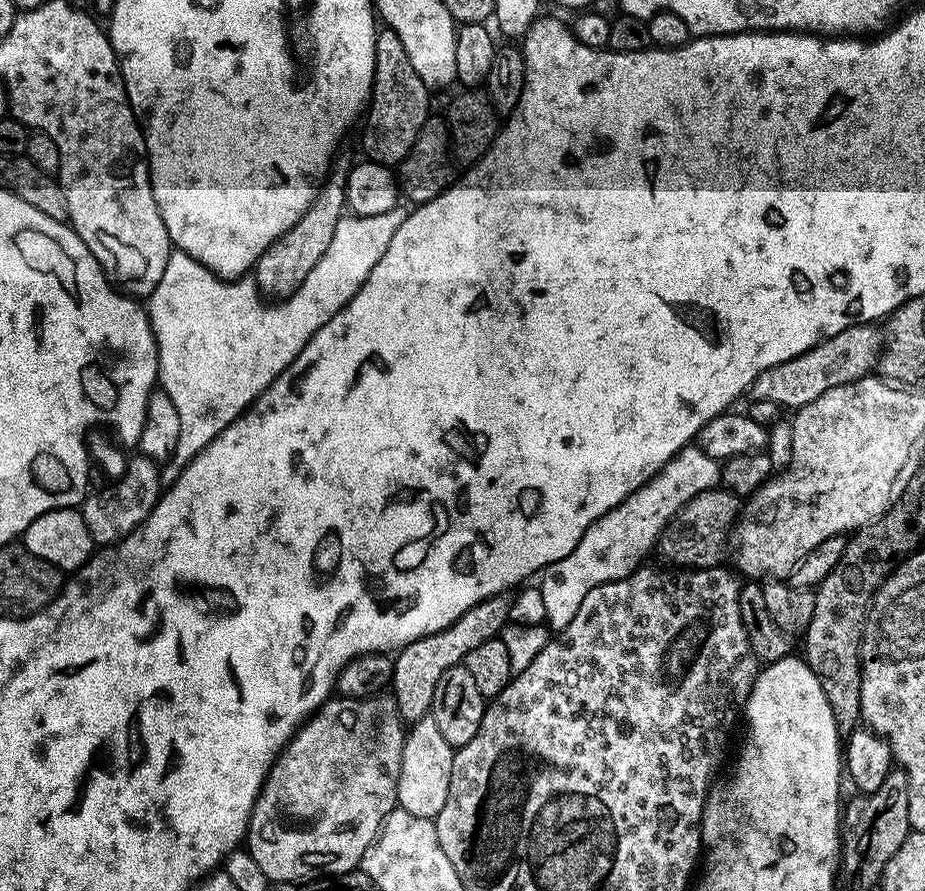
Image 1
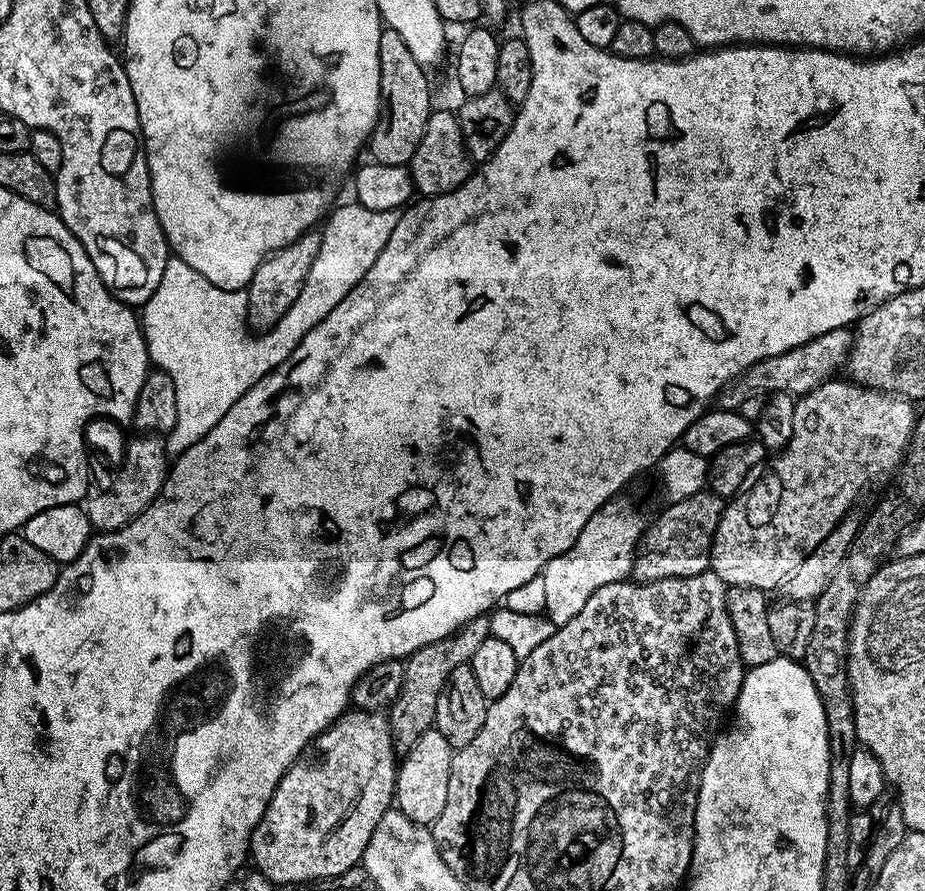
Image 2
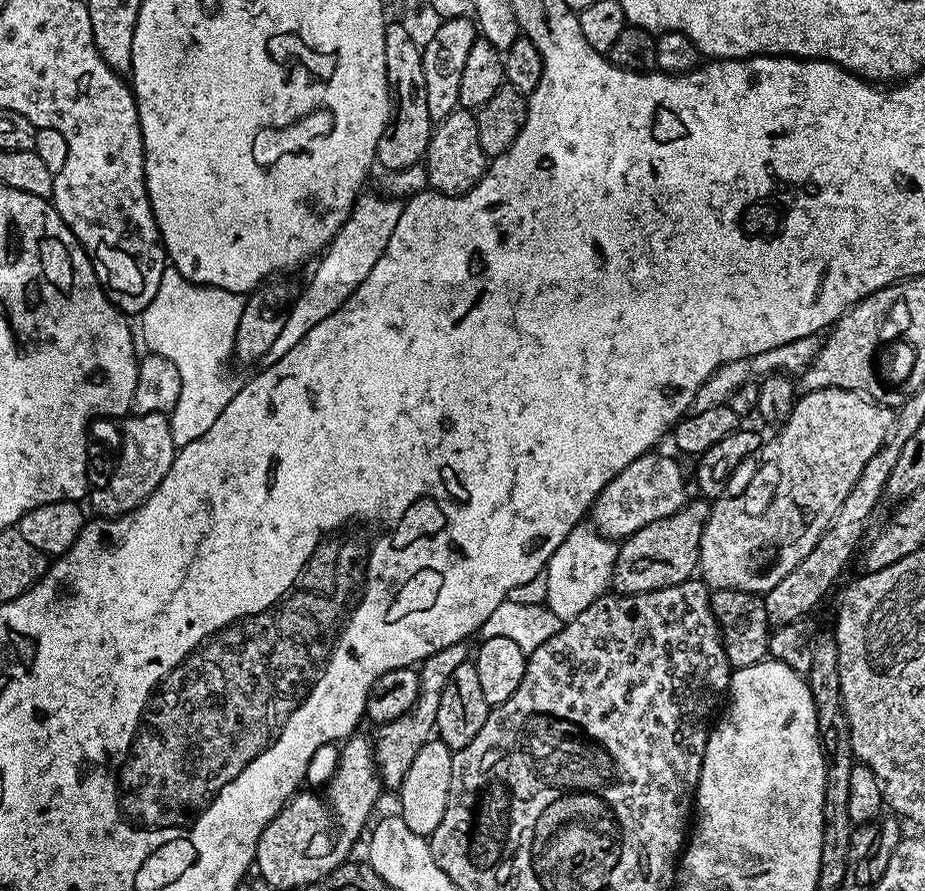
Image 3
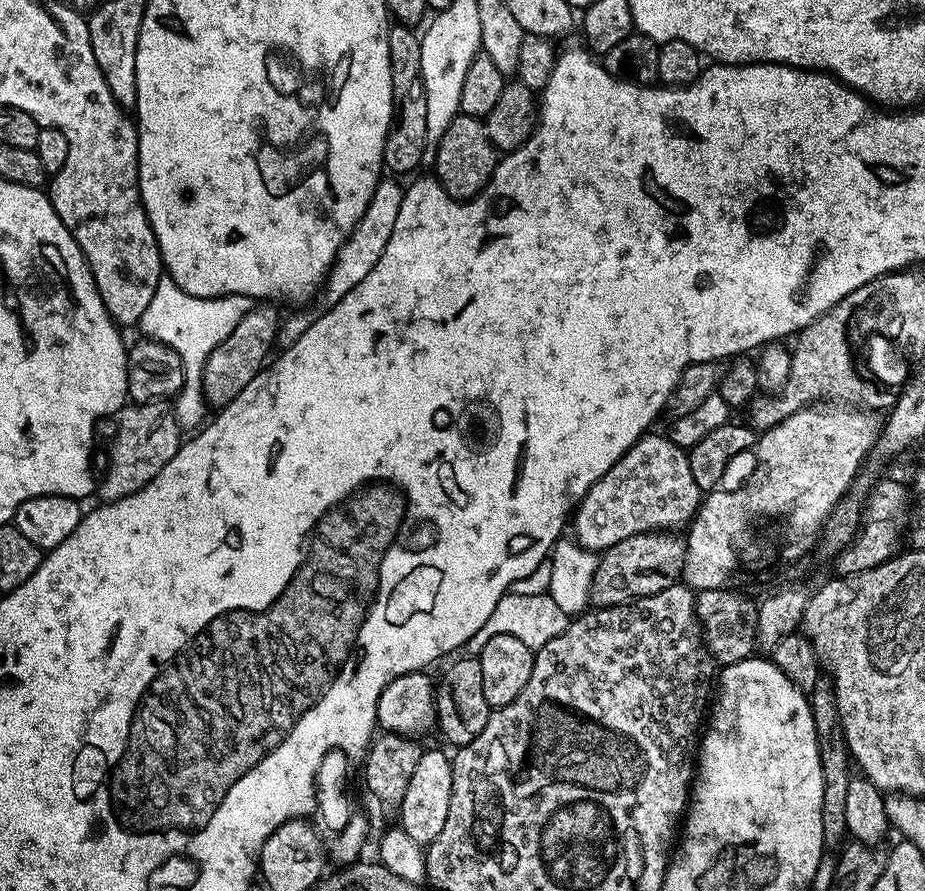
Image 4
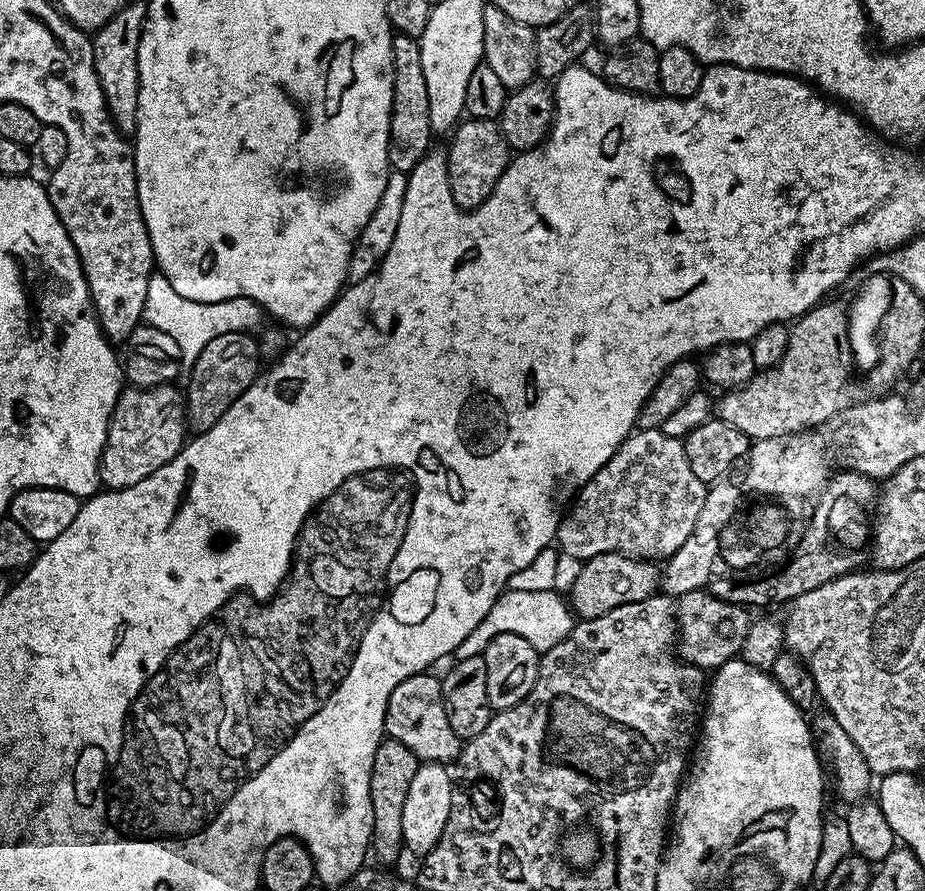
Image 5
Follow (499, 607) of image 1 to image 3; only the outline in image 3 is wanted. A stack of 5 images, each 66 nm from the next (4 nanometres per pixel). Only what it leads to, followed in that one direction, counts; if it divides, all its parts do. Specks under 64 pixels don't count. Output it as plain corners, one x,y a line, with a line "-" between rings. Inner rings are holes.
454,642
445,648
438,648
434,654
423,657
419,665
420,690
416,694
416,701
409,712
401,716
395,716
393,720
387,720
379,725
380,737
375,737
374,751
376,753
376,767
380,773
380,782
385,789
398,790
403,786
403,779
406,778
410,764
418,755
418,750
426,746
429,740
433,739
436,719
438,718
438,702
442,690
446,690
446,682
458,666
469,663
470,648
464,642

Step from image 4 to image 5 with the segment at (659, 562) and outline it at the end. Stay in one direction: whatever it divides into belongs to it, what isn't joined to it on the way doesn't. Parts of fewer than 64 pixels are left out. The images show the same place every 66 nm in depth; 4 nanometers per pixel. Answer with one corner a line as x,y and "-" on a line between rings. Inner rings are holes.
619,552
600,553
581,565
578,578
568,591
568,600
579,619
601,617
618,606
644,601
655,595
661,583
661,575
659,565
651,559
640,559

